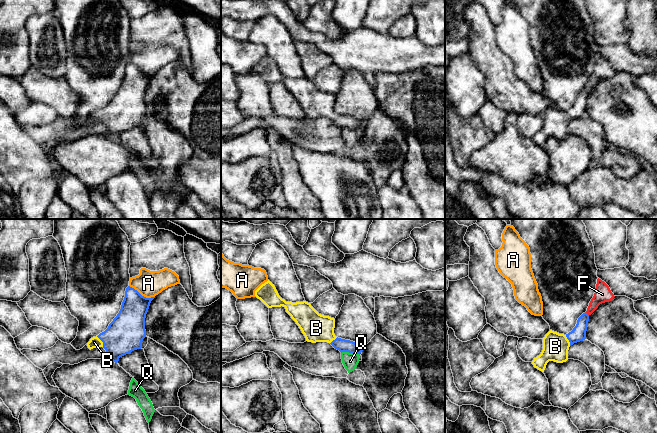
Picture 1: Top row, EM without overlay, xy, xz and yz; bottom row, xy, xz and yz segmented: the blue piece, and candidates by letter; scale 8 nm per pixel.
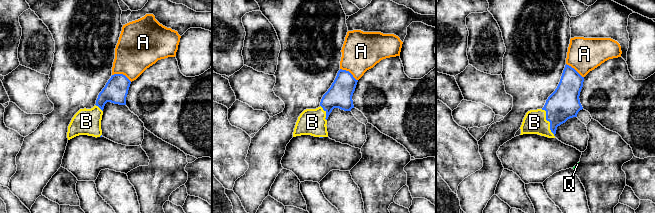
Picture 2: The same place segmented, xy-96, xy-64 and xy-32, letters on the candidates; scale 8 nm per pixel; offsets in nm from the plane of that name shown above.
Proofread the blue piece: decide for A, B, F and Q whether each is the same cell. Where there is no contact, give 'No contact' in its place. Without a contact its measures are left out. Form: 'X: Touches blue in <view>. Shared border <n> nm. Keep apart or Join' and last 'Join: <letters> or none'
A: Touches blue in xy. Shared border 220 nm. Keep apart
B: Touches blue in xy. Shared border 110 nm. Join
F: Touches blue in yz. Shared border 40 nm. Keep apart
Q: Touches blue in xz. Shared border 140 nm. Keep apart
Join: B

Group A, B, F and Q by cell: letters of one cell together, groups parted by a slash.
A / B / F Q

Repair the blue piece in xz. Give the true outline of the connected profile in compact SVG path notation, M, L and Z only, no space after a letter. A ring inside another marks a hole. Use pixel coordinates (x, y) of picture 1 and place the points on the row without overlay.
M269 56L255 67L255 72L268 84L283 82L299 102L308 118L328 118L341 129L360 130L364 126L364 123L359 122L353 117L335 112L334 94L319 90L306 77L296 79L286 78L279 72L275 62Z

